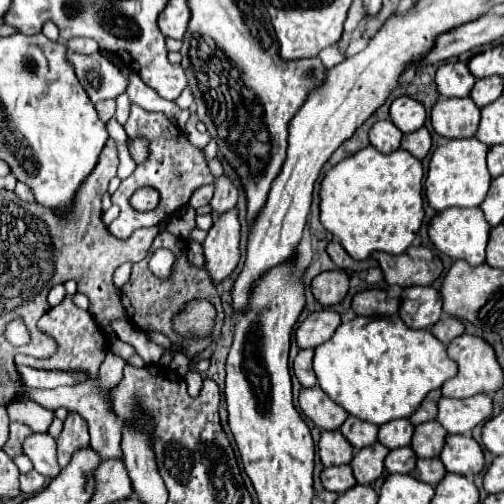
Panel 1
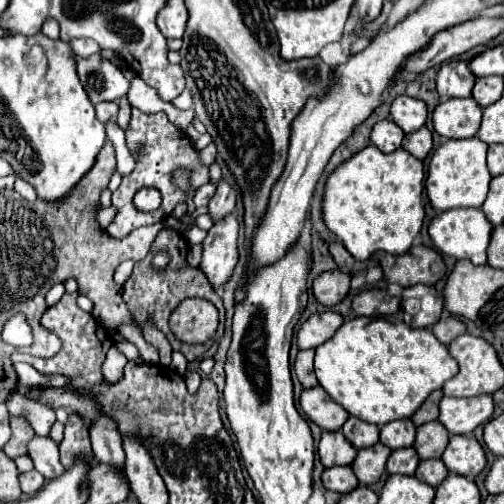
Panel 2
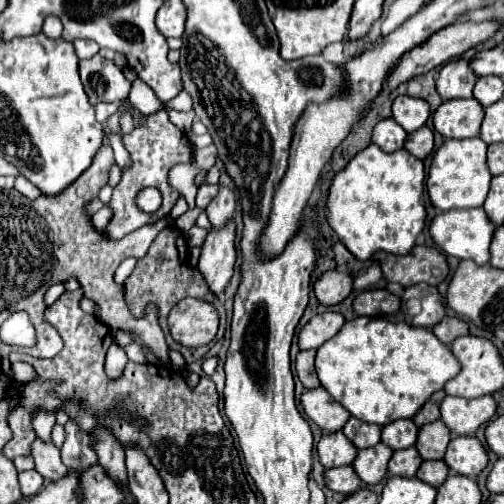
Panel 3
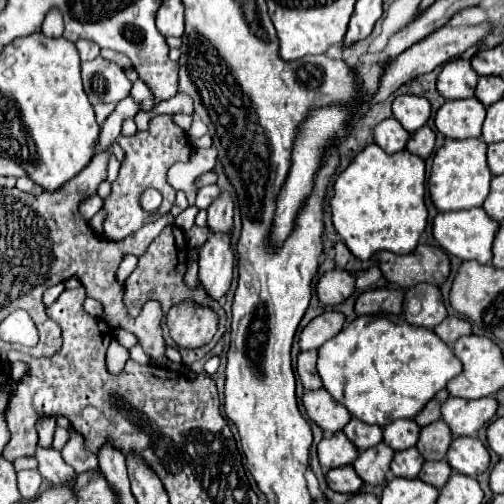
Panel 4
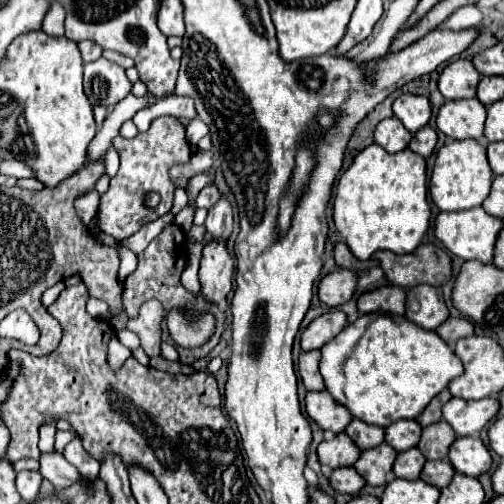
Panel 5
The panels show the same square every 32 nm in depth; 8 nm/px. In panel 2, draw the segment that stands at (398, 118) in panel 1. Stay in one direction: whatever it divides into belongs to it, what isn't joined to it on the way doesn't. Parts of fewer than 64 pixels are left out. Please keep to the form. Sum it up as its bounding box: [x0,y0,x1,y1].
[390,96,428,132]

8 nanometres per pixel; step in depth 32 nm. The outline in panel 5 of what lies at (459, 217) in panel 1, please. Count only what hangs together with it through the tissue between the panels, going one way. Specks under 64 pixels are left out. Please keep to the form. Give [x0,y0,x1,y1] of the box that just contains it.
[434,206,502,264]

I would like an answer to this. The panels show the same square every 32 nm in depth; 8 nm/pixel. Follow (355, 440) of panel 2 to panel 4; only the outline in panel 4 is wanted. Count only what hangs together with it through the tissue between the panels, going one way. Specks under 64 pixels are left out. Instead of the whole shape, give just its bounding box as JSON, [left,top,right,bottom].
[342,418,382,450]

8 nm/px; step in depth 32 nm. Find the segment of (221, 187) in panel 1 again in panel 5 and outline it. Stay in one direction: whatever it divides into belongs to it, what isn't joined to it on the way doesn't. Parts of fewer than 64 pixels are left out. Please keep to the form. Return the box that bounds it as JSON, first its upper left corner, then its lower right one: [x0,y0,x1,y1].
[204,196,232,240]

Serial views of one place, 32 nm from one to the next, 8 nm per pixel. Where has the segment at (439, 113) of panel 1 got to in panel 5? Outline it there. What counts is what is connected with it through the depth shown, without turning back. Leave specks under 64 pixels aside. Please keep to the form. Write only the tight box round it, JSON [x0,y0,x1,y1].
[436,98,486,140]

